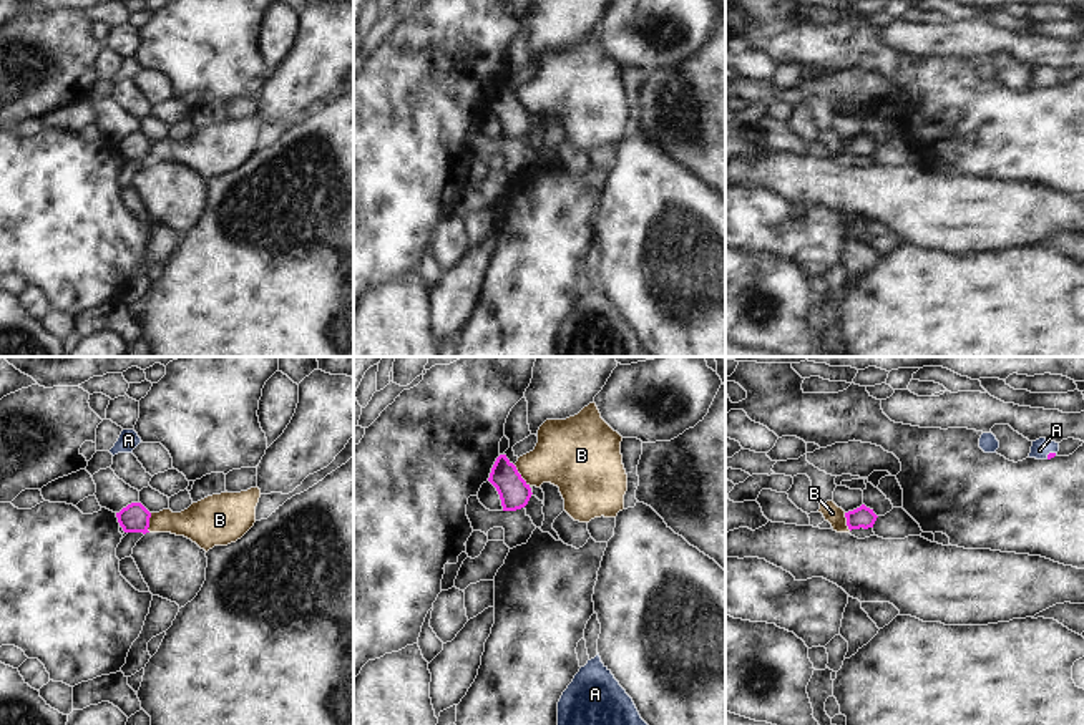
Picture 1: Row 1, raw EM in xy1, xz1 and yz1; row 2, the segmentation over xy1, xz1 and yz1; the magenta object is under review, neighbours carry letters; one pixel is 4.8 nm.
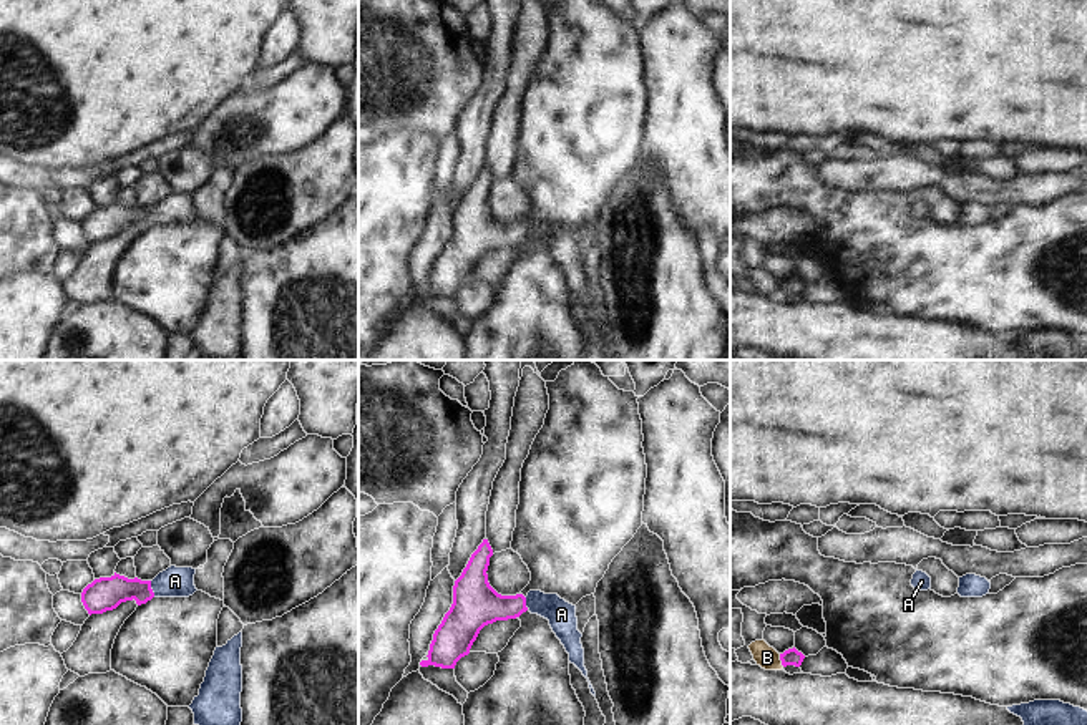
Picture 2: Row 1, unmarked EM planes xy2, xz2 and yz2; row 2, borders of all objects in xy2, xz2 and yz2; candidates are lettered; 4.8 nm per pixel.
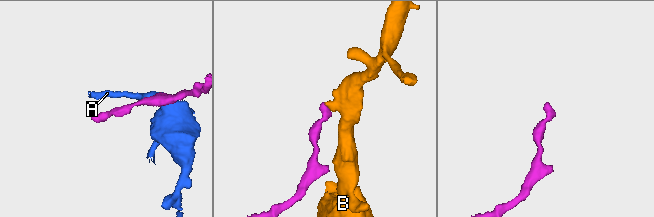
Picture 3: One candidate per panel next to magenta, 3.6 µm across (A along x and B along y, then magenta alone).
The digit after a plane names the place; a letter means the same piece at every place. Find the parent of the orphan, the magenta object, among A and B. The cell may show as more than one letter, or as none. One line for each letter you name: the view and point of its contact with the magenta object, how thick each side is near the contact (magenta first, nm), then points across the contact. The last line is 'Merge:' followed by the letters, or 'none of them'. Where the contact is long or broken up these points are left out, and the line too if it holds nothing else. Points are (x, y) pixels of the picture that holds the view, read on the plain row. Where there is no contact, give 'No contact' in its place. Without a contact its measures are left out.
A: Touches magenta at xy2 (151, 218). Thickness 160 nm (magenta) against 140 nm. Path across: xy2 (103, 223), (115, 218), (151, 218), (175, 209)
Merge: A.

